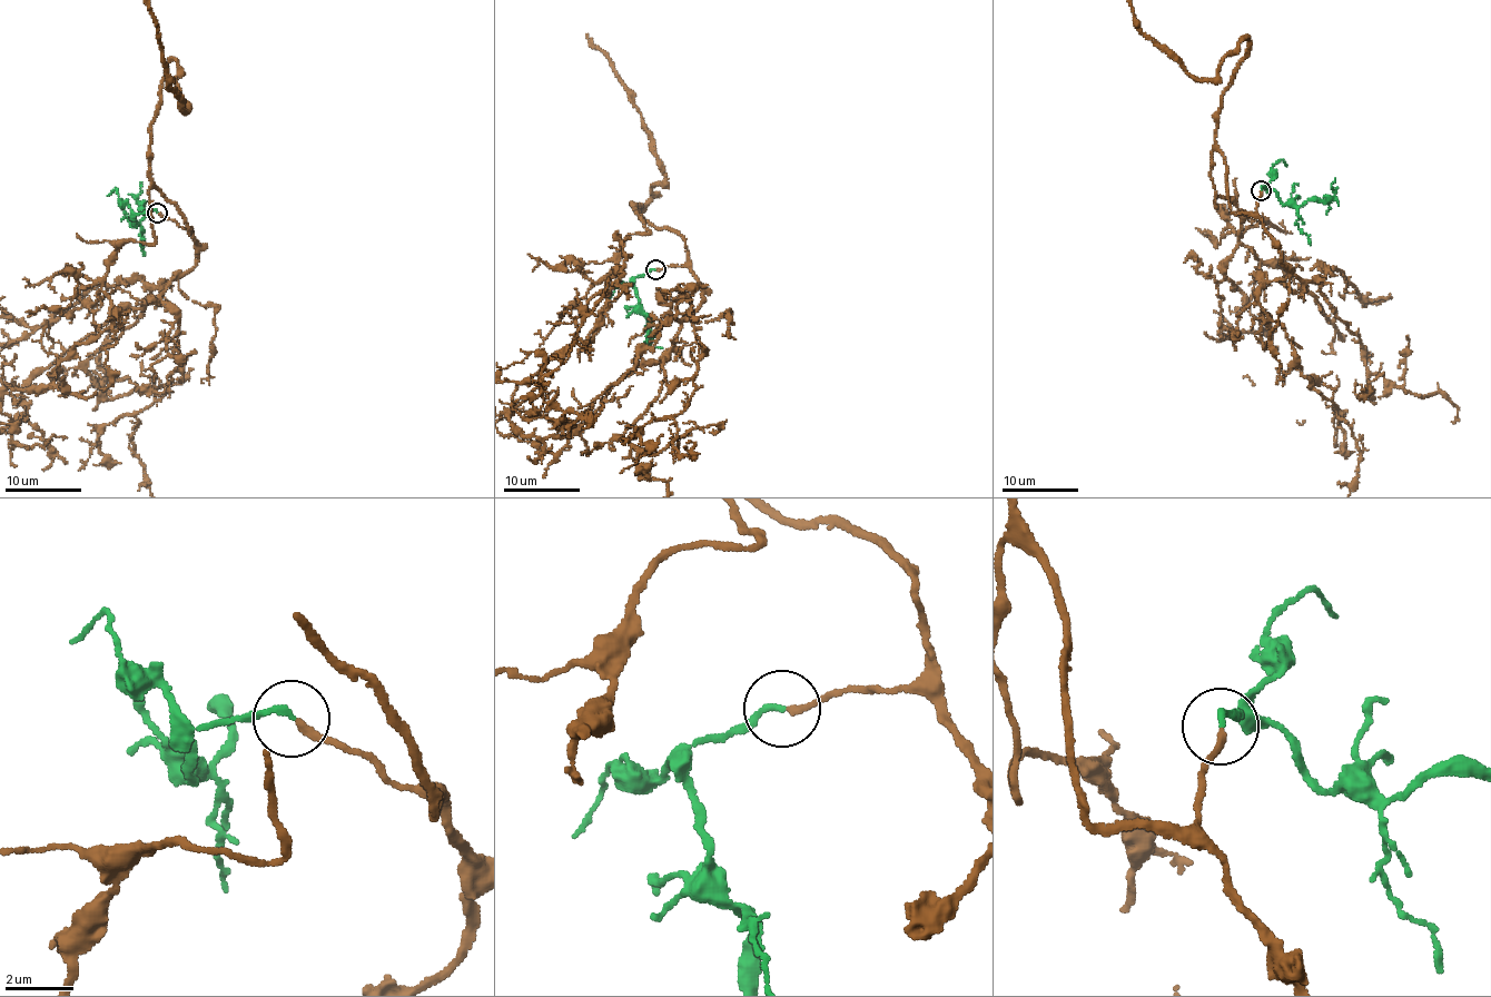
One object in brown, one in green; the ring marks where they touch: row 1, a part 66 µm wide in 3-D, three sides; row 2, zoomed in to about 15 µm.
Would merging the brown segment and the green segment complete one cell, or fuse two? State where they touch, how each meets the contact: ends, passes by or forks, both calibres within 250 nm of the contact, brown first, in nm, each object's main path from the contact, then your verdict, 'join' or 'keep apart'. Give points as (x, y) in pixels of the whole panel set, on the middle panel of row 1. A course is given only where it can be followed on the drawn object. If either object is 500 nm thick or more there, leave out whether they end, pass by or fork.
place (655, 269); brown ends; green ends; calibres 200 and 180 nm; course green (654, 270), (649, 269), (634, 280), (640, 311), (649, 321), (648, 339); join

